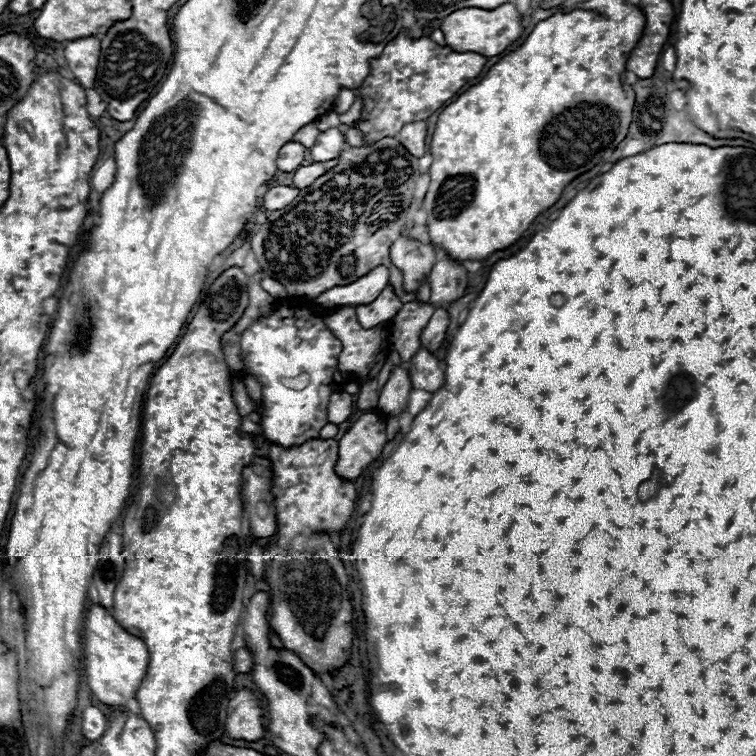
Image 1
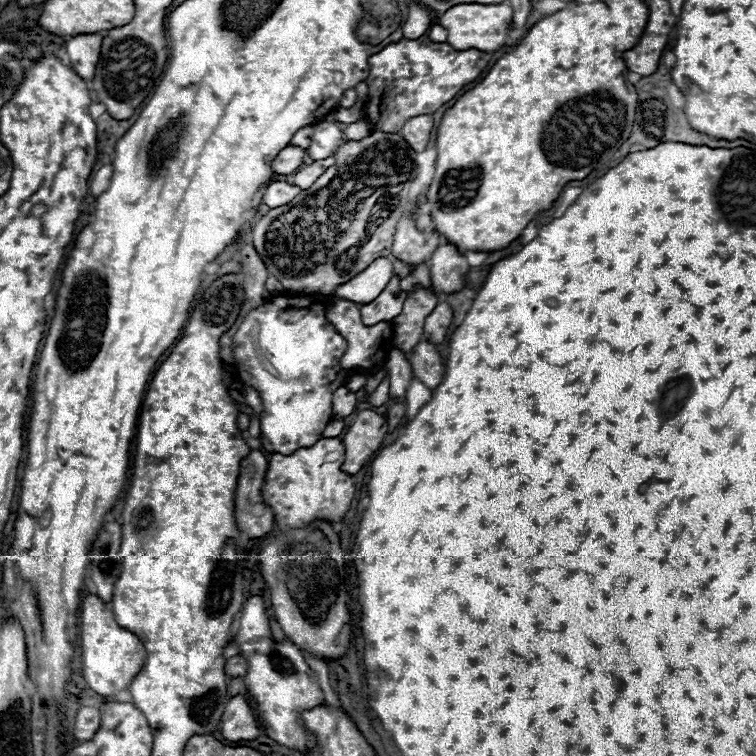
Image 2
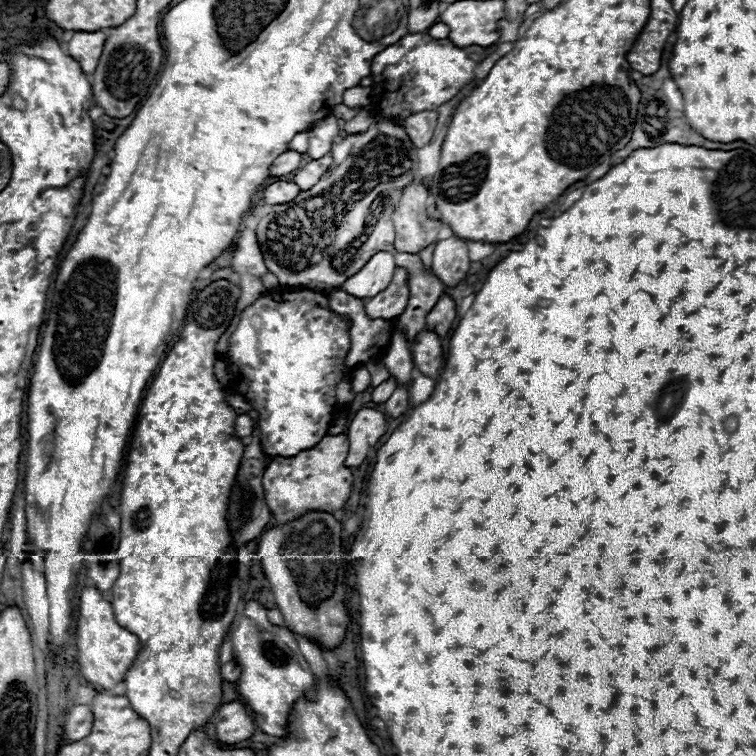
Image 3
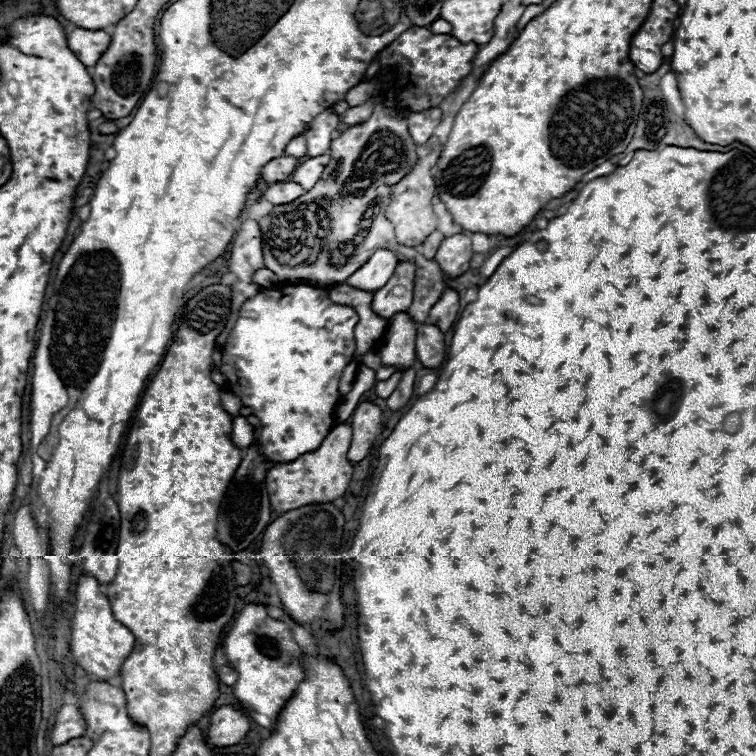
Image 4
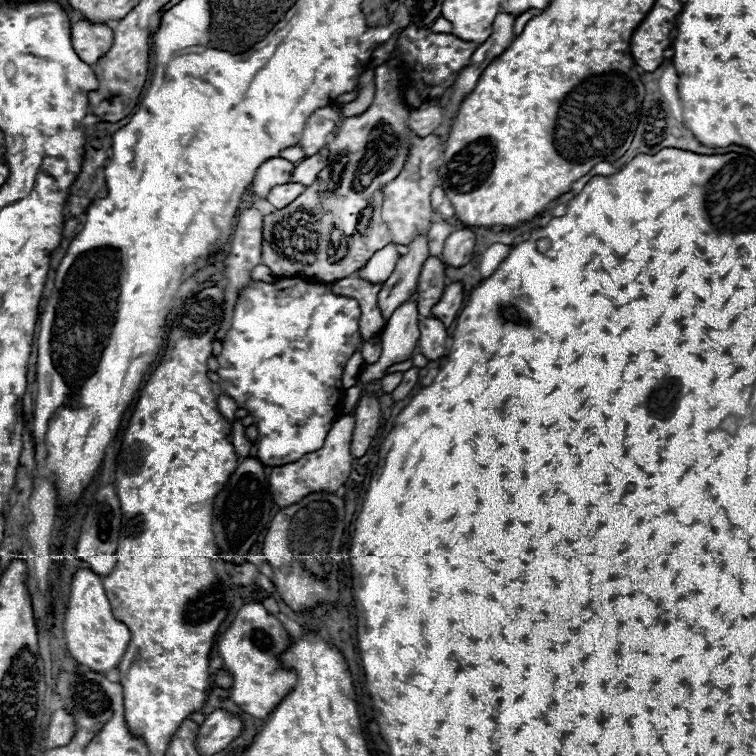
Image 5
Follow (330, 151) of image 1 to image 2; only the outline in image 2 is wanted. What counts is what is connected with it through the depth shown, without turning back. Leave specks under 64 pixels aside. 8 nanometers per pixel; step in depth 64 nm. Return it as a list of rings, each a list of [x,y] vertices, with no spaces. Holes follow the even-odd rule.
[[[318,122],[316,132],[312,136],[312,144],[308,148],[308,156],[312,160],[324,160],[334,156],[334,152],[342,146],[344,134],[336,126],[336,122]]]

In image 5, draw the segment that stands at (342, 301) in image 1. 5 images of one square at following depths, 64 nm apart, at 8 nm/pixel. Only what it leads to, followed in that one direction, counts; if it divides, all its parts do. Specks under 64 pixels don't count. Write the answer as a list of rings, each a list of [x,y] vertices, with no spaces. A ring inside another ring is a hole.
[[[388,244],[384,248],[380,248],[378,252],[374,252],[374,256],[366,262],[366,266],[360,268],[356,274],[358,274],[358,278],[362,278],[370,284],[386,282],[390,278],[390,274],[394,272],[398,258],[400,258],[400,254],[396,252],[394,244]]]

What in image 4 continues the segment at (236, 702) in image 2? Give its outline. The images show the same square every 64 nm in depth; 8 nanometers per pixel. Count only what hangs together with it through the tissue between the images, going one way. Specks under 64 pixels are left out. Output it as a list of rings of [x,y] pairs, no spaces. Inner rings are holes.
[[[222,706],[212,712],[208,726],[208,744],[210,746],[232,746],[238,744],[250,732],[250,720],[236,706]]]

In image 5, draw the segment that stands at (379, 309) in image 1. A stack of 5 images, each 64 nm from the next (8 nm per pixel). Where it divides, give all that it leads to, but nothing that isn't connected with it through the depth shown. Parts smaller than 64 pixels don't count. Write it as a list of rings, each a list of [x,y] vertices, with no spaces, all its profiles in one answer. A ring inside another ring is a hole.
[[[420,236],[412,244],[408,244],[408,248],[410,252],[400,256],[396,270],[378,292],[378,308],[384,320],[388,320],[396,308],[400,308],[406,300],[412,298],[422,262],[428,258],[428,238]]]

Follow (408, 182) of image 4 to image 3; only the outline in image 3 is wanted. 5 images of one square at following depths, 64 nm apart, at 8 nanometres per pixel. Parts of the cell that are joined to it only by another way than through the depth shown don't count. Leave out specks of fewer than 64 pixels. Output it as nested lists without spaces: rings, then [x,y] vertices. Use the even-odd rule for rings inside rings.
[[[408,186],[402,192],[400,206],[392,214],[396,228],[396,252],[418,254],[426,246],[454,235],[448,225],[426,218],[428,190],[424,186]]]

